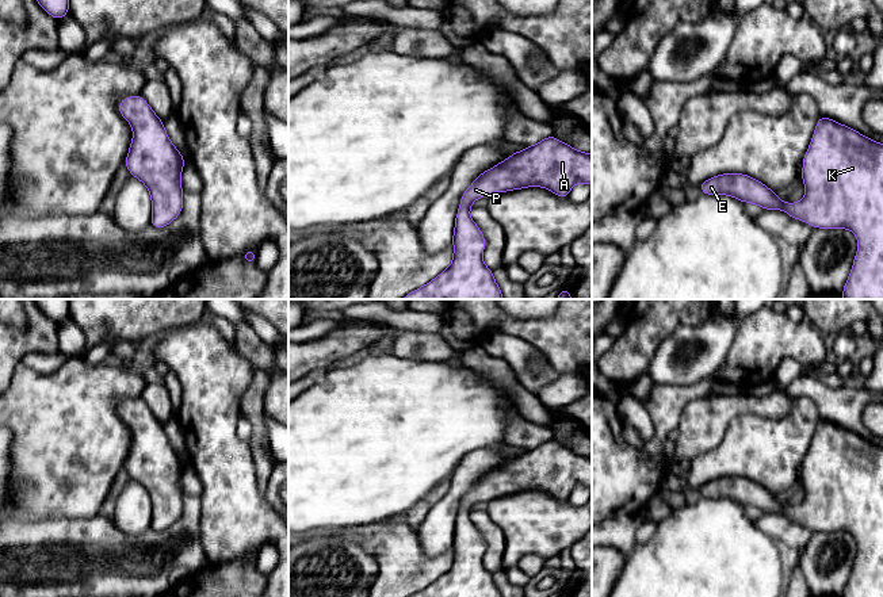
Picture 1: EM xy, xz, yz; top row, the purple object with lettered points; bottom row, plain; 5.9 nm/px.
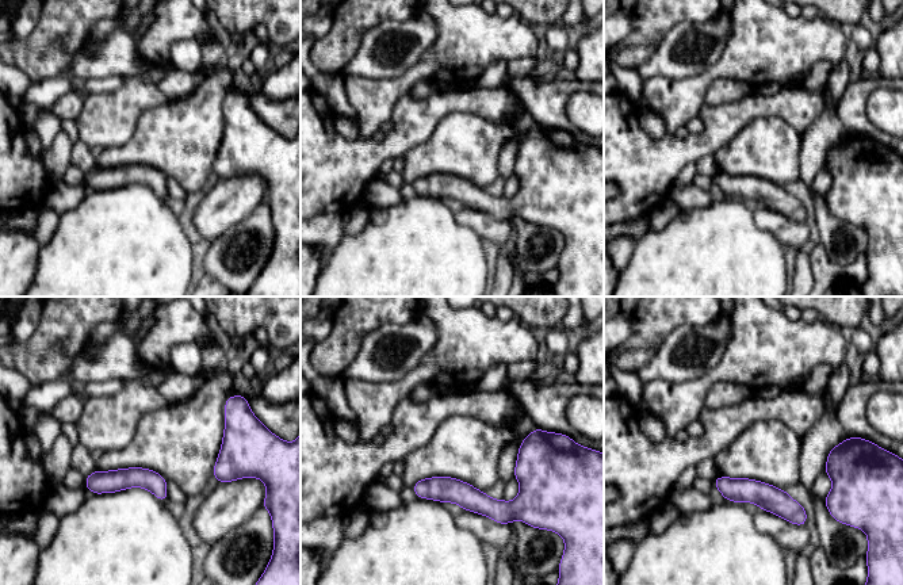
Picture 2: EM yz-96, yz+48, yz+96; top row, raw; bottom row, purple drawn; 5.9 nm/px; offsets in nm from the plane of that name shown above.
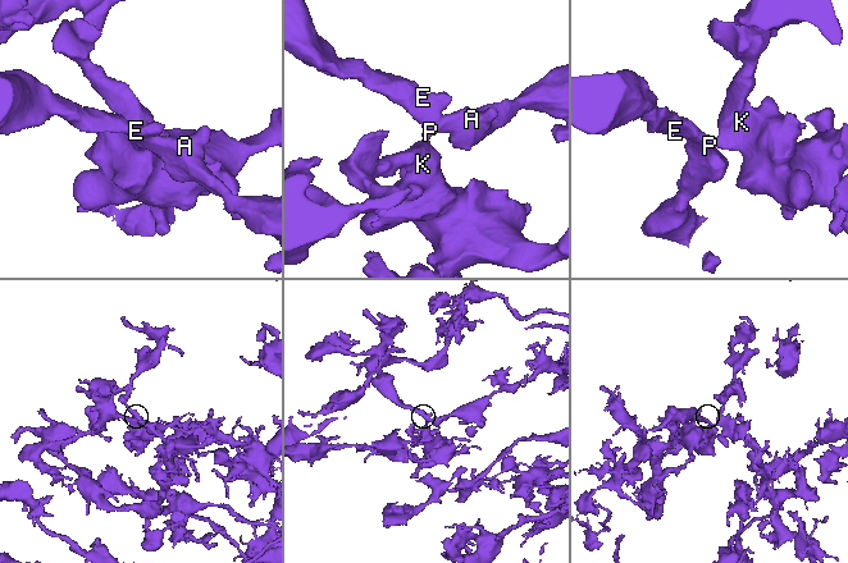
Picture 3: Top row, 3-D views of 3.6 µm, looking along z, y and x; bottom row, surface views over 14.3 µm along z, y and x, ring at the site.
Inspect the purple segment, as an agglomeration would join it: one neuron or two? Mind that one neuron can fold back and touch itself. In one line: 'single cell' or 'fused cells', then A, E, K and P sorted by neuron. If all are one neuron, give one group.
single cell; groups A E K P

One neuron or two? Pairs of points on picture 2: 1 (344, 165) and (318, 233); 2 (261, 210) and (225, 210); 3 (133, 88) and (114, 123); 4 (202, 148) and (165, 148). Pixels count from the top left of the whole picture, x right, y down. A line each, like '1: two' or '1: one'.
1: two
2: two
3: one
4: one

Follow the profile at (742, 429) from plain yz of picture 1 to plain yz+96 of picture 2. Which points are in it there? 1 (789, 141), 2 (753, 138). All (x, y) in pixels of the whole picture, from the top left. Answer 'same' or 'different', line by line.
1: same
2: same

